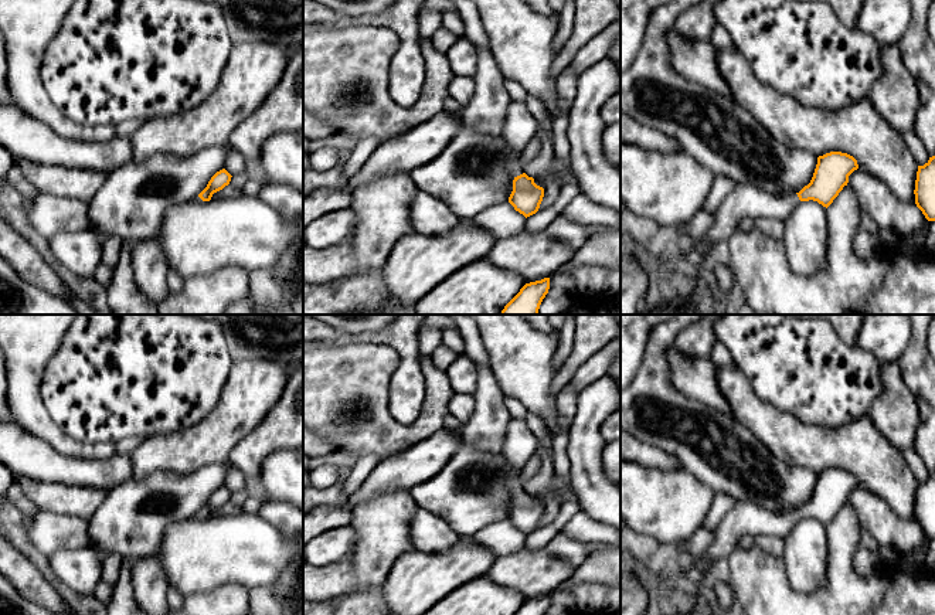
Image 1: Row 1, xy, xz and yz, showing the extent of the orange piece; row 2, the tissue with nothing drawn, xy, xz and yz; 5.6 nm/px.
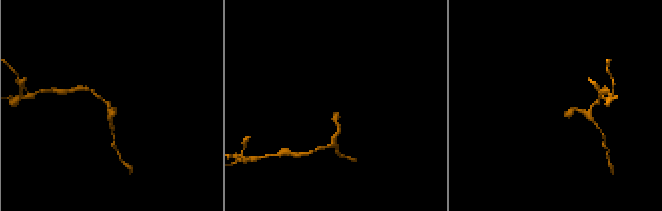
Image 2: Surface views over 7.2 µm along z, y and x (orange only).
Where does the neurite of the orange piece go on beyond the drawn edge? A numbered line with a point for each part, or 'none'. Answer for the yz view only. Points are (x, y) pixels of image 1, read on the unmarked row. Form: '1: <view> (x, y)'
1: yz (745, 517)

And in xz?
1: xz (520, 444)

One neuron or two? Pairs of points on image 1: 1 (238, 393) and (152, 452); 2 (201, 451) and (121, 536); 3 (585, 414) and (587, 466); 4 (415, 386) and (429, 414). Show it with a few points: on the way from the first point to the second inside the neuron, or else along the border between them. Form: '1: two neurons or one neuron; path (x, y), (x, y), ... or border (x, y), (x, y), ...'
1: one neuron; path (223, 417), (190, 449), (176, 452)
2: two neurons; border (211, 465), (184, 475), (153, 471), (146, 478)
3: one neuron; path (585, 427), (585, 454)
4: two neurons; border (422, 369), (422, 408), (412, 421), (405, 424)

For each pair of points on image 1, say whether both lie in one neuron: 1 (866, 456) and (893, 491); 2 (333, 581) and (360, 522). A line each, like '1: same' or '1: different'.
1: same
2: same

